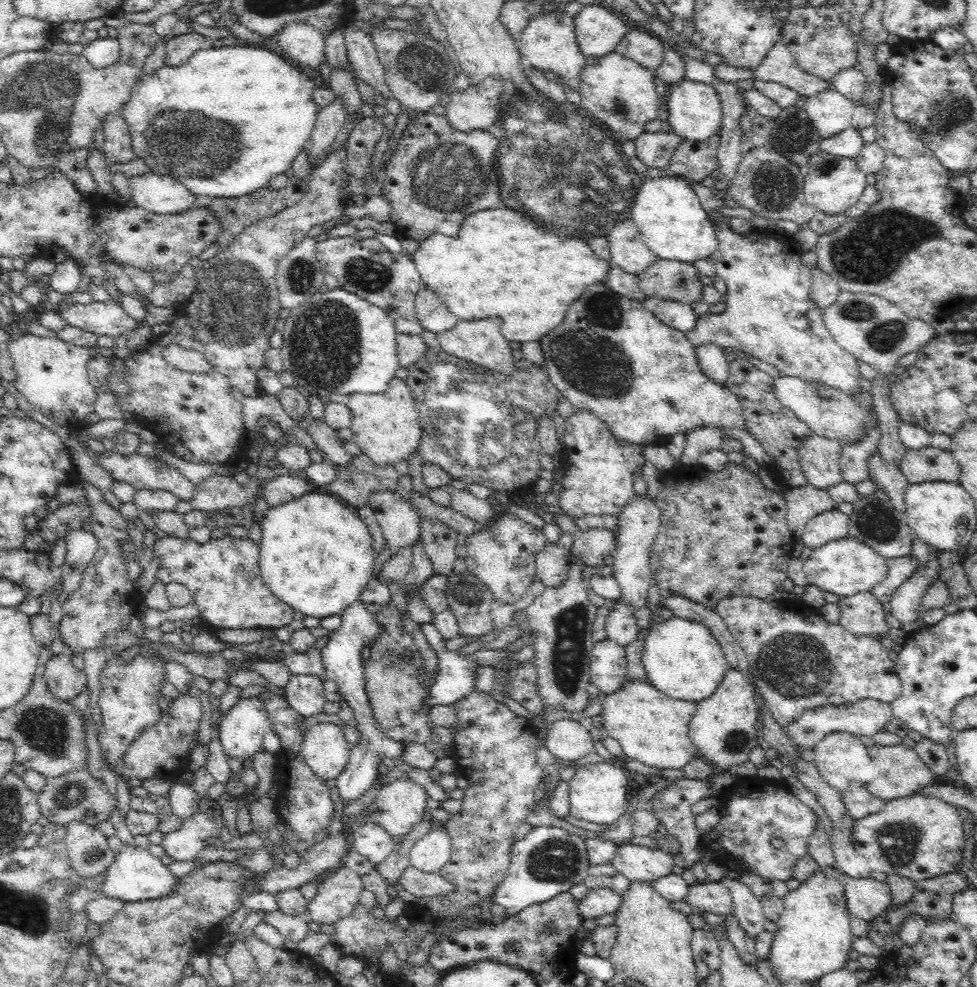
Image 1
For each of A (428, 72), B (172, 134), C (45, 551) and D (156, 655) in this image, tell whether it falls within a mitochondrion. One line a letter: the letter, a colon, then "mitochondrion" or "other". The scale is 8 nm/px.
A: mitochondrion
B: mitochondrion
C: other
D: other

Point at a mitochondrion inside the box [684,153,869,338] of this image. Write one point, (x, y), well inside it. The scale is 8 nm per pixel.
(773, 187)

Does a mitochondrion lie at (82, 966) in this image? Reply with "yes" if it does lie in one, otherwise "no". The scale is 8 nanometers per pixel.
no

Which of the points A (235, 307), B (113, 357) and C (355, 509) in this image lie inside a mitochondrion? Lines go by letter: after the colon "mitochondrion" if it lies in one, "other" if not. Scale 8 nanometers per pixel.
A: mitochondrion
B: other
C: other

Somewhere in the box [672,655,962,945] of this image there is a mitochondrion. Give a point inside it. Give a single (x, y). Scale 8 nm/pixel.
(898, 841)

